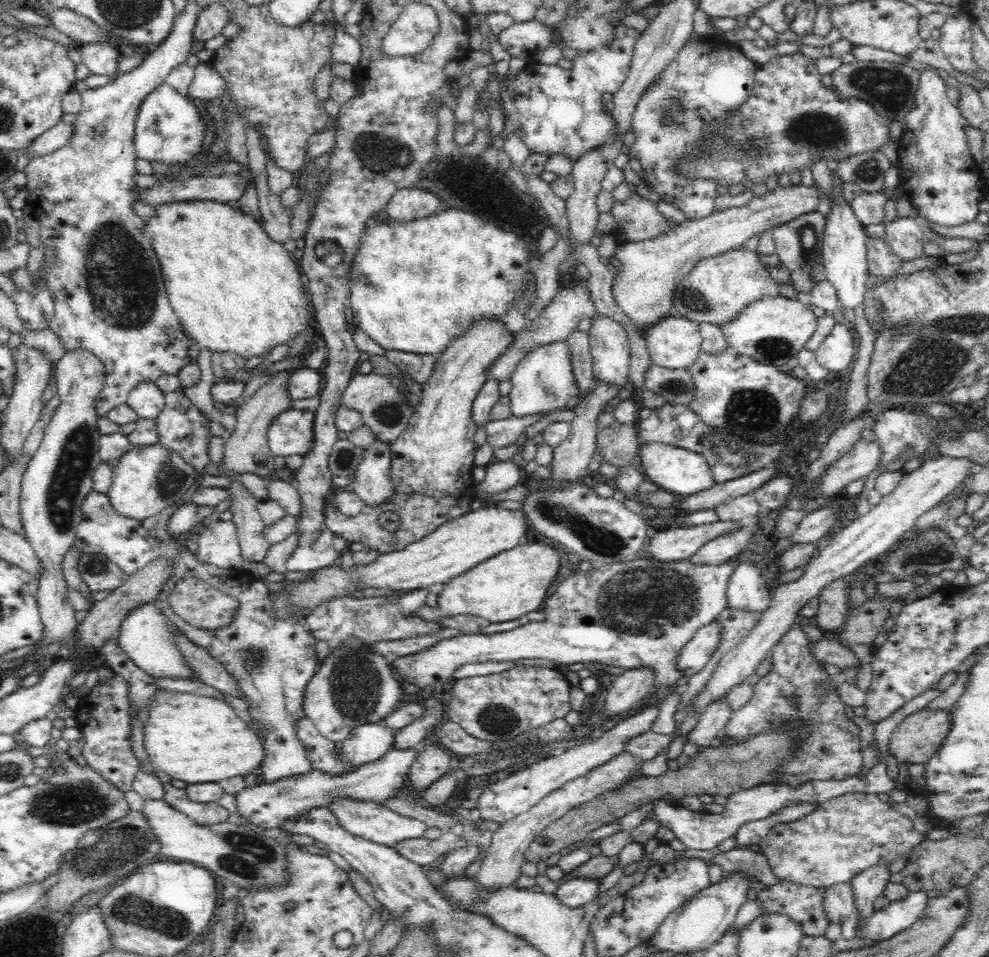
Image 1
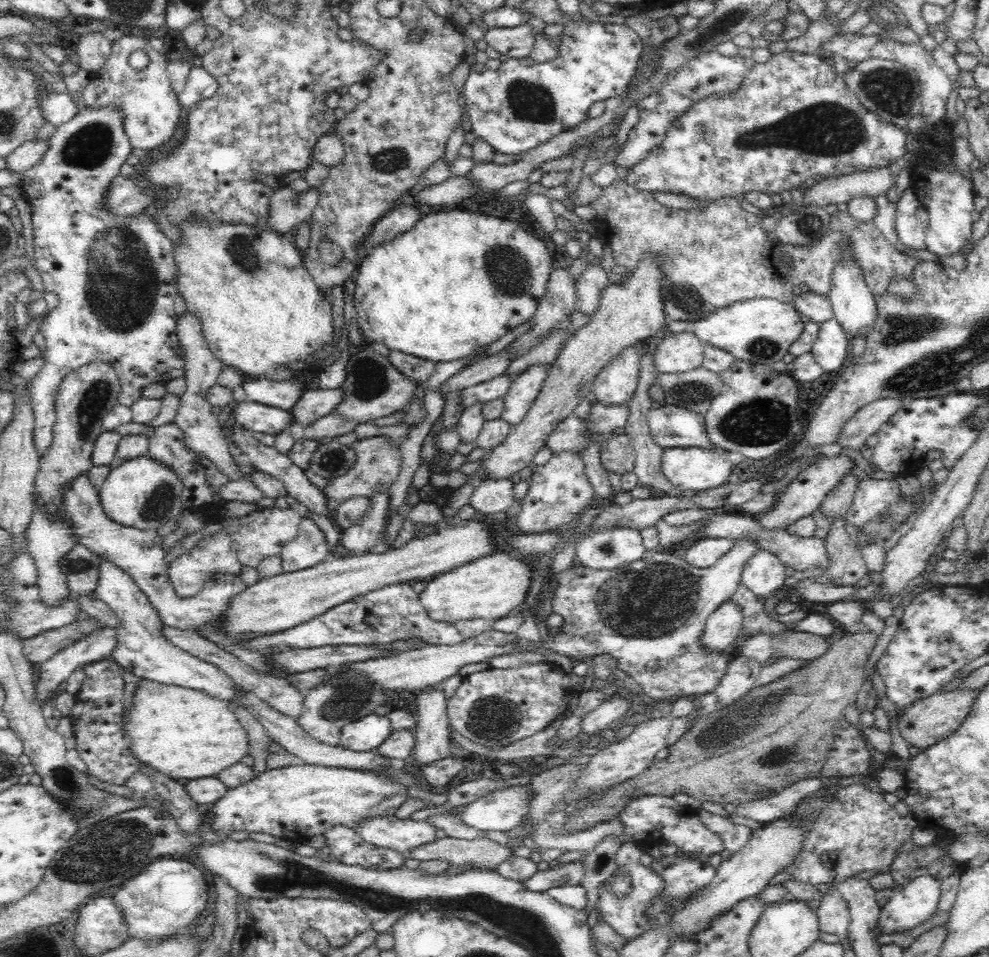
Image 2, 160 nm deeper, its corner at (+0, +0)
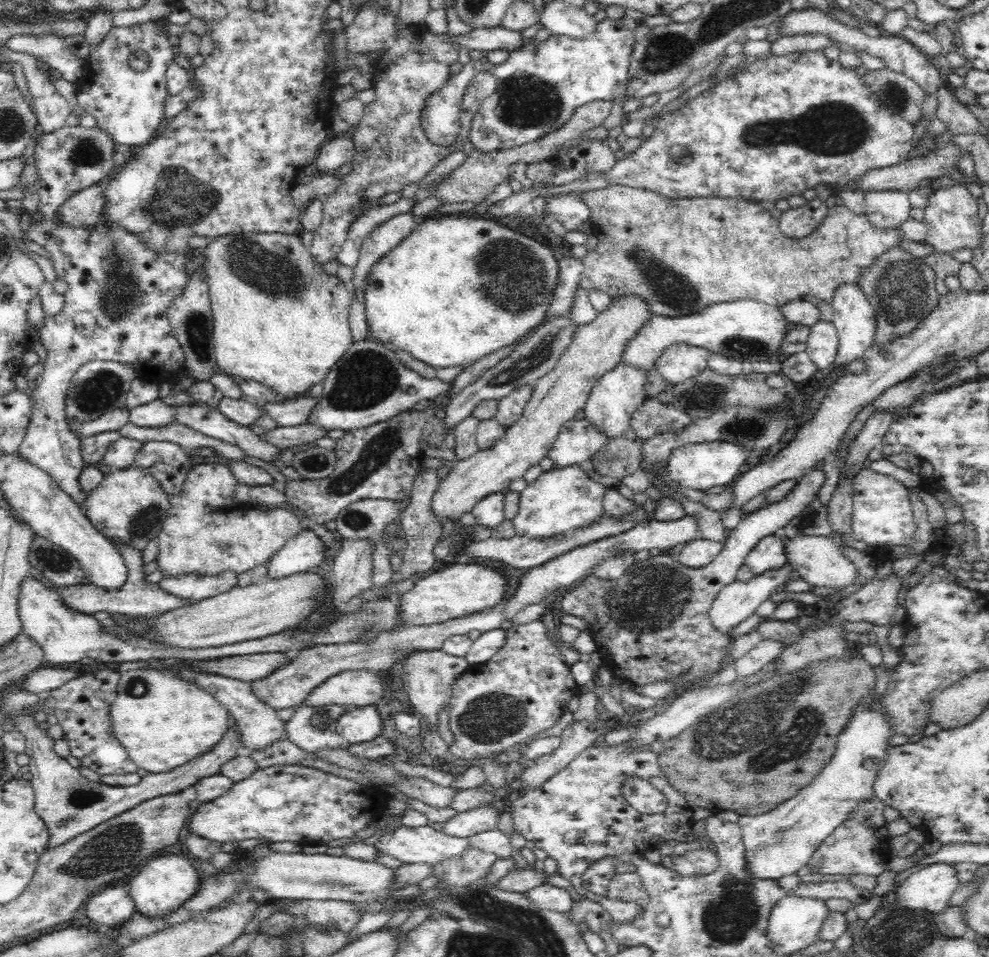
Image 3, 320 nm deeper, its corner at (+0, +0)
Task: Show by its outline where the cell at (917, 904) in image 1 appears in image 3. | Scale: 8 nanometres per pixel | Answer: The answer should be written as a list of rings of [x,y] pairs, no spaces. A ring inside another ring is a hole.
[[[938,862],[914,872],[898,888],[897,906],[907,910],[922,910],[937,915],[949,906],[950,897],[961,882],[956,863]]]

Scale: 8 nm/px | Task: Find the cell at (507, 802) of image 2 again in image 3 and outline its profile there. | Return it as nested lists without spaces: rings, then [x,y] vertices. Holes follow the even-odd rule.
[[[492,805],[475,808],[460,812],[454,818],[450,818],[444,823],[442,833],[447,836],[456,836],[470,838],[472,834],[478,832],[496,829],[499,820],[499,814]]]

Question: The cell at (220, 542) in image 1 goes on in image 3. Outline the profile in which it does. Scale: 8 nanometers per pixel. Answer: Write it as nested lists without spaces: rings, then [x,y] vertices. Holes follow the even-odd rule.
[[[226,571],[216,576],[202,576],[194,573],[162,577],[157,583],[162,591],[195,603],[222,592],[228,592],[235,586],[236,580],[236,573]]]

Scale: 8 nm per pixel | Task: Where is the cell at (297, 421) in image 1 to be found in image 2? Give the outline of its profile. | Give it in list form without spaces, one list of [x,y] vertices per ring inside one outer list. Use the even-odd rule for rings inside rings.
[[[249,401],[233,403],[230,416],[236,425],[252,432],[276,435],[294,423],[290,411]]]

